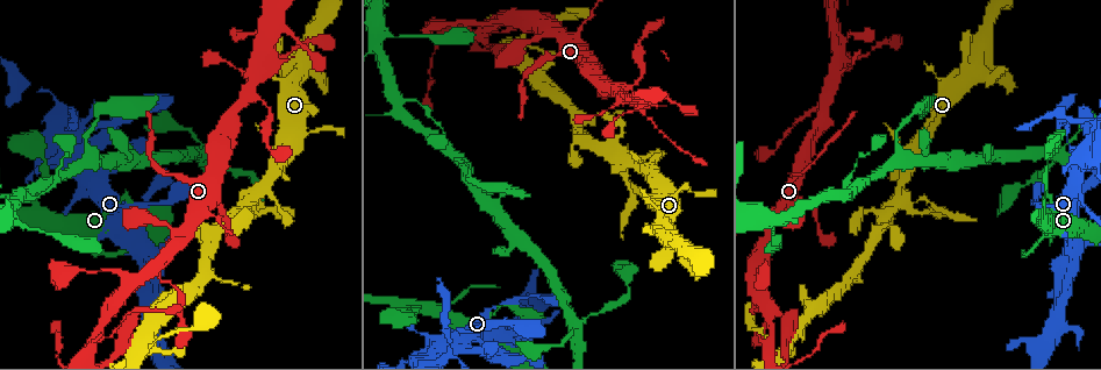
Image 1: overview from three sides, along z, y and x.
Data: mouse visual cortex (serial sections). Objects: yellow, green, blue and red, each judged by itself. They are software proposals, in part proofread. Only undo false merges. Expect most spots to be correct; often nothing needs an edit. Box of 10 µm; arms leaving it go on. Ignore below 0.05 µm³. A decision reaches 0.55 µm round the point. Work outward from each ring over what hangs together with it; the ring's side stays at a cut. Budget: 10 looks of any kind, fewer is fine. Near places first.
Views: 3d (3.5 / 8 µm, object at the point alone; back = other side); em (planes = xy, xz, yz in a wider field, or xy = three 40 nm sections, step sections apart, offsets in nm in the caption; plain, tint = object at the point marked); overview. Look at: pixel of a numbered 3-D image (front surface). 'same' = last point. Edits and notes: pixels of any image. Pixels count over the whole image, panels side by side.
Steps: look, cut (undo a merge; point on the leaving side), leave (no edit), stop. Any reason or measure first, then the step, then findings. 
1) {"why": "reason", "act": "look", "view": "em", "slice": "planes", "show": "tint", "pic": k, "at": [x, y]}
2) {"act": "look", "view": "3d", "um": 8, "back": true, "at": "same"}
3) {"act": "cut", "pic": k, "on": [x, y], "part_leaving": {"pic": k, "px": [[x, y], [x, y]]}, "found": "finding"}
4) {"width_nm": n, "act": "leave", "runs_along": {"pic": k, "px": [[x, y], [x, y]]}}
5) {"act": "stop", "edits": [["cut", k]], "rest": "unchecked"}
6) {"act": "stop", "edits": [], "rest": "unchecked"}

{"why": "abrupt turn", "act": "look", "view": "3d", "um": 3.5, "back": true, "pic": 1, "at": [521, 313]}

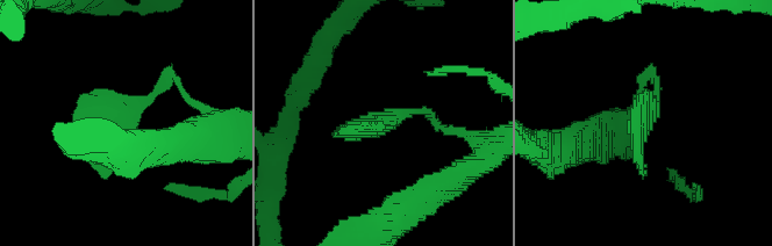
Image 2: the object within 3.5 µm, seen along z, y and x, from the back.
{"why": "shape alone is not enough", "act": "look", "view": "em", "slice": "xy", "step": 1, "show": "plain", "pic": 2, "at": [385, 124]}

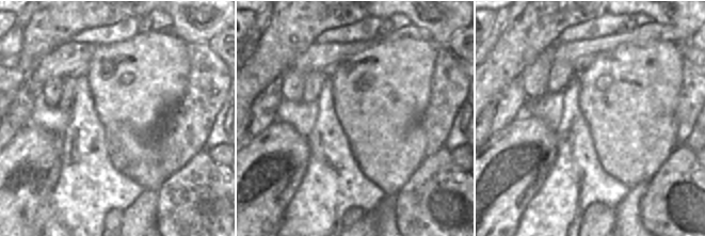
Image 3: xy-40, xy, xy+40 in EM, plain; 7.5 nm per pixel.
{"act": "look", "view": "em", "slice": "xy", "step": 1, "show": "tint", "at": "same"}

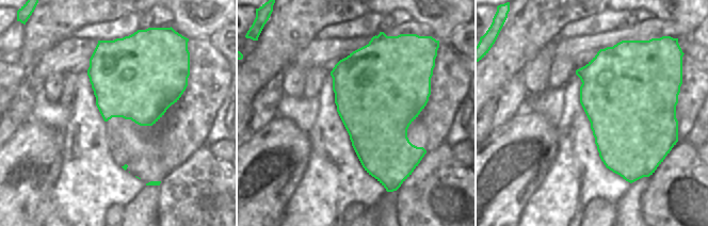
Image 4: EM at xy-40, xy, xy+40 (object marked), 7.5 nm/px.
{"width_nm": 650, "act": "leave", "runs_along": {"pic": 2, "px": [[174, 79], [121, 121], [81, 100]]}, "found": "continuous, no second cell"}

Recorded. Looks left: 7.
{"why": "a fork", "act": "look", "view": "3d", "um": 3.5, "pic": 1, "at": [37, 216]}

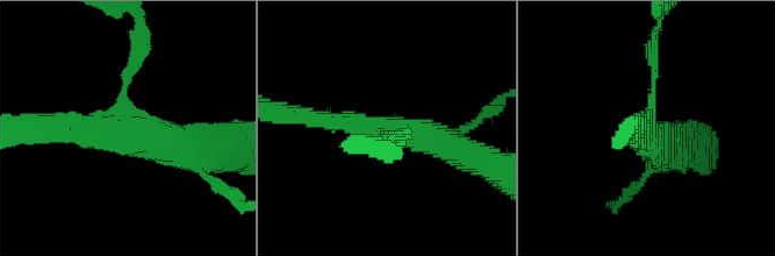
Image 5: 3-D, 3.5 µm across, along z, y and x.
{"arms": 3, "arm_widths_nm": [100, 250, 450], "act": "look", "view": "em", "slice": "xy", "step": 1, "show": "tint", "pic": 5, "at": [389, 128]}

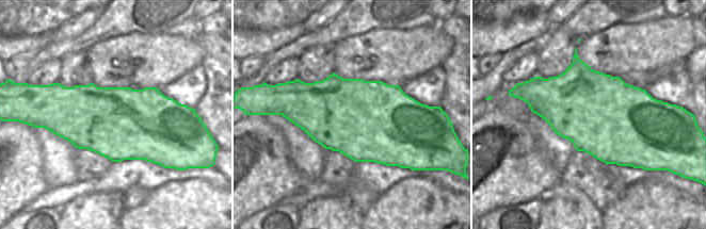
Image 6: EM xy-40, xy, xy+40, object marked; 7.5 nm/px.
{"why": "cut it another way", "act": "look", "view": "em", "slice": "xy", "step": 3, "show": "tint", "at": "same"}

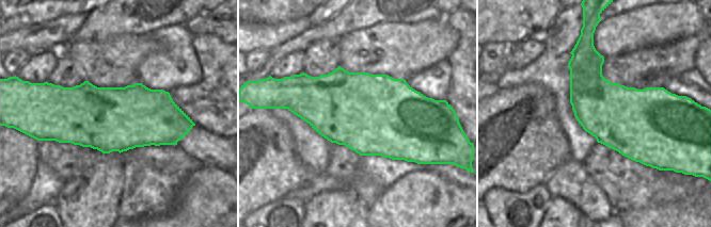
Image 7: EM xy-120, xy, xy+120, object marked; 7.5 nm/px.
{"act": "leave", "runs_along": {"pic": 5, "px": [[194, 143], [120, 119], [137, 54]]}, "found": "continuous, no second cell"}

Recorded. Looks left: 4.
{"why": "small branch off a trunk", "act": "look", "view": "3d", "um": 3.5, "back": true, "pic": 1, "at": [83, 150]}

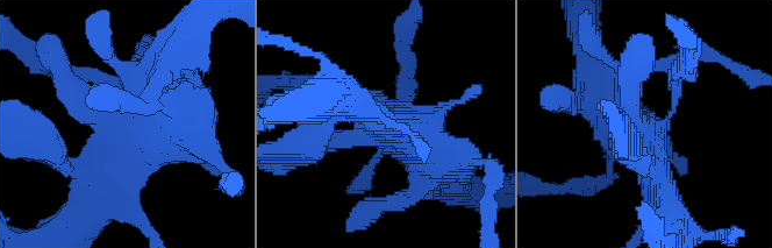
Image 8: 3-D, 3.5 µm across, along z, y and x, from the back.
{"why": "now the EM", "act": "look", "view": "em", "slice": "xy", "step": 5, "show": "tint", "pic": 8, "at": [664, 123]}

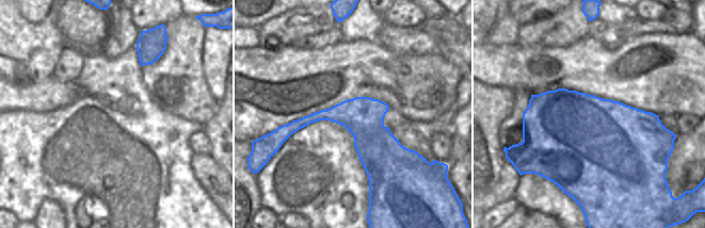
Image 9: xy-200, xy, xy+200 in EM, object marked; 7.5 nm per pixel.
{"width_nm": 300, "act": "leave", "runs_along": {"pic": 8, "px": [[663, 193], [612, 93], [621, 68]]}, "found": "all the same cell"}

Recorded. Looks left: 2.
{"why": "four or more arms meet", "act": "look", "view": "3d", "um": 3.5, "pic": 1, "at": [246, 198]}

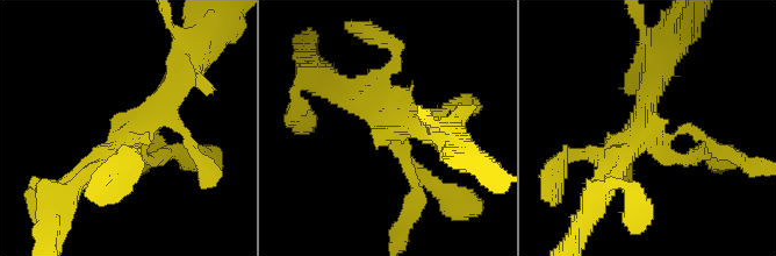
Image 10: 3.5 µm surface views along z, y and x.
{"why": "need the tissue", "act": "look", "view": "em", "slice": "planes", "show": "tint", "pic": 10, "at": [388, 129]}

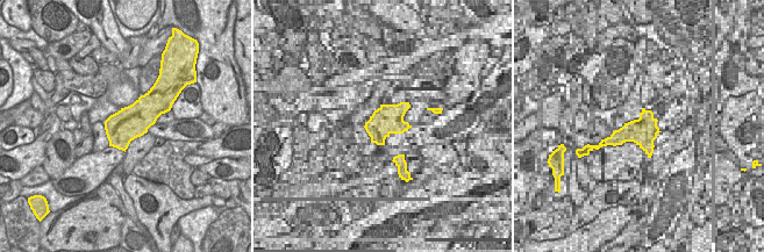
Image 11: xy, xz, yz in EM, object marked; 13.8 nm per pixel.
{"act": "leave", "runs_along": {"pic": 10, "px": [[180, 79], [77, 183]]}, "found": "continuous, no second cell"}

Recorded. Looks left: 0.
{"act": "stop", "edits": [], "rest": "unchecked"}

